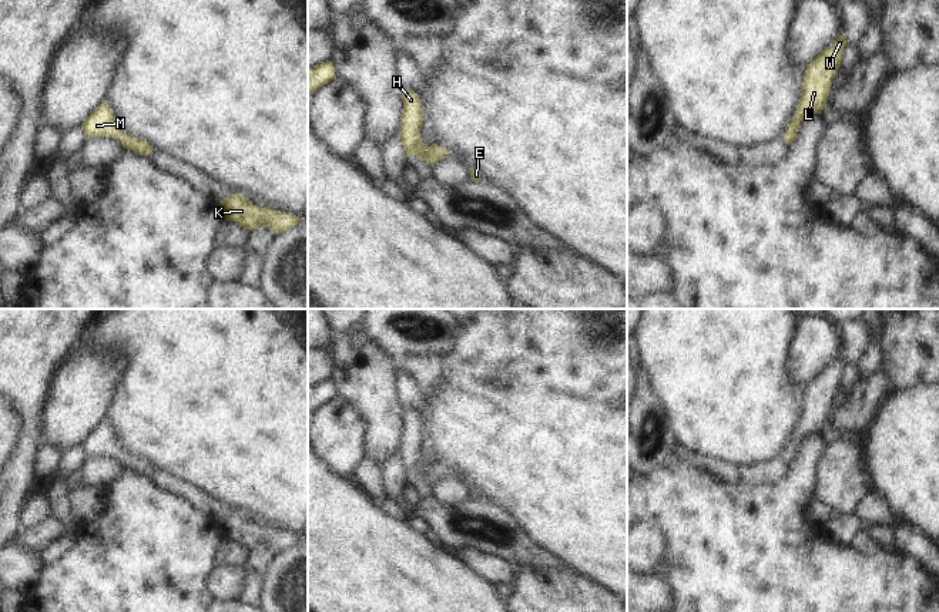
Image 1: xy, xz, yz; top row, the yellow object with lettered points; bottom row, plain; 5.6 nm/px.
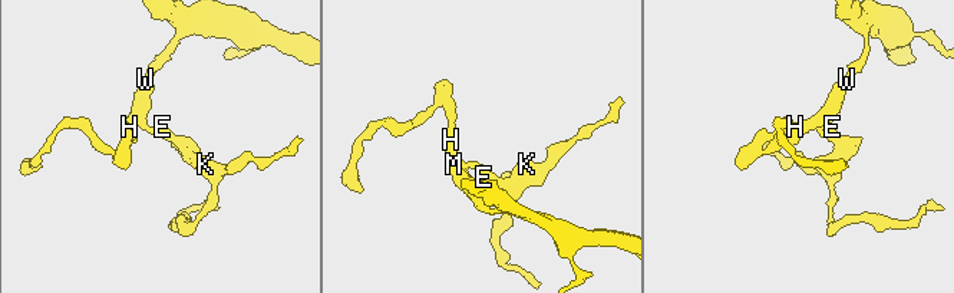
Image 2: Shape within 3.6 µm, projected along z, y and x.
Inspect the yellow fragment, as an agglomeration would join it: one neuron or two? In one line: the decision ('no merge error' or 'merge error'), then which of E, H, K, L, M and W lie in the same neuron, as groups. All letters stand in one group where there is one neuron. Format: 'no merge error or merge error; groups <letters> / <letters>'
no merge error; groups E H K L M W

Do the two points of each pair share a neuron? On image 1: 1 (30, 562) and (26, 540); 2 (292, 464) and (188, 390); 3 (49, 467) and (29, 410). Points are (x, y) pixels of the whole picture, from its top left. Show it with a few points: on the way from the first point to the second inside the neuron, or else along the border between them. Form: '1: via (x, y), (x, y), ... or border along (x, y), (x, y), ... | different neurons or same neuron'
1: border along (14, 542), (39, 552) | different neurons
2: via (267, 439), (228, 400), (214, 392) | same neuron
3: border along (42, 444), (34, 456), (34, 477) | different neurons

